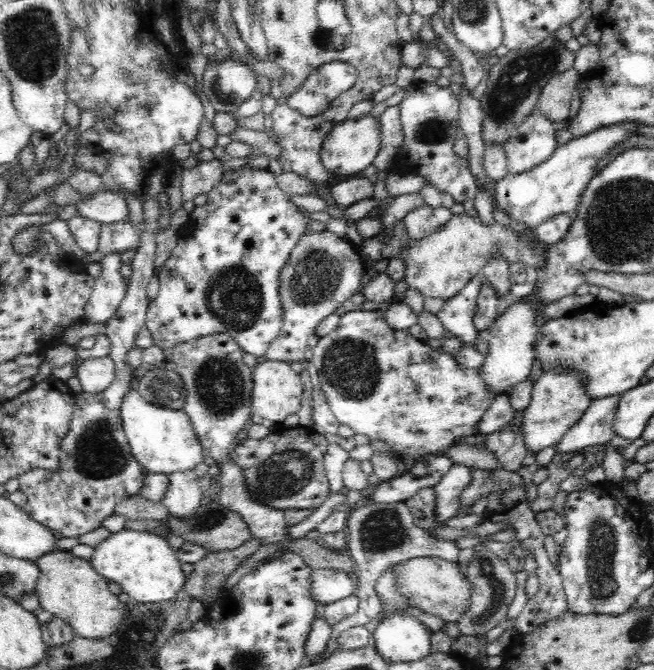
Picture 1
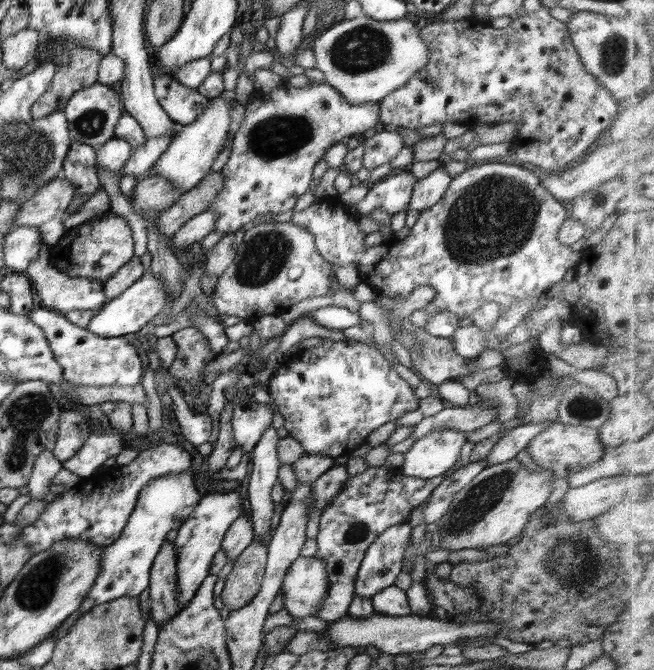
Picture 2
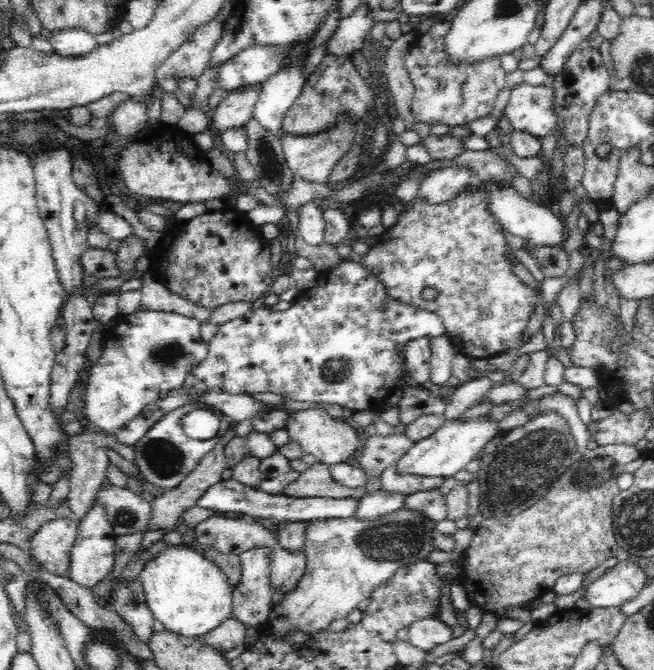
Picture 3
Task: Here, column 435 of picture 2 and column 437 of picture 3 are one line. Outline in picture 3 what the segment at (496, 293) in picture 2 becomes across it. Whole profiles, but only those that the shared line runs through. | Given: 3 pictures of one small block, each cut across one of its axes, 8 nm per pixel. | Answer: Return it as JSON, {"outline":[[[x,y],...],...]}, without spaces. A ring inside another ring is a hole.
{"outline":[[[468,186],[452,200],[442,204],[428,204],[419,196],[410,202],[402,202],[408,211],[399,214],[397,224],[386,228],[373,246],[362,256],[360,265],[374,273],[386,287],[394,300],[423,308],[437,314],[443,322],[448,336],[458,353],[470,359],[488,359],[498,352],[522,346],[522,333],[534,312],[536,291],[523,283],[514,273],[512,247],[506,242],[506,232],[488,210],[485,188]],[[424,289],[438,290],[438,296],[426,300],[421,294]]]}

